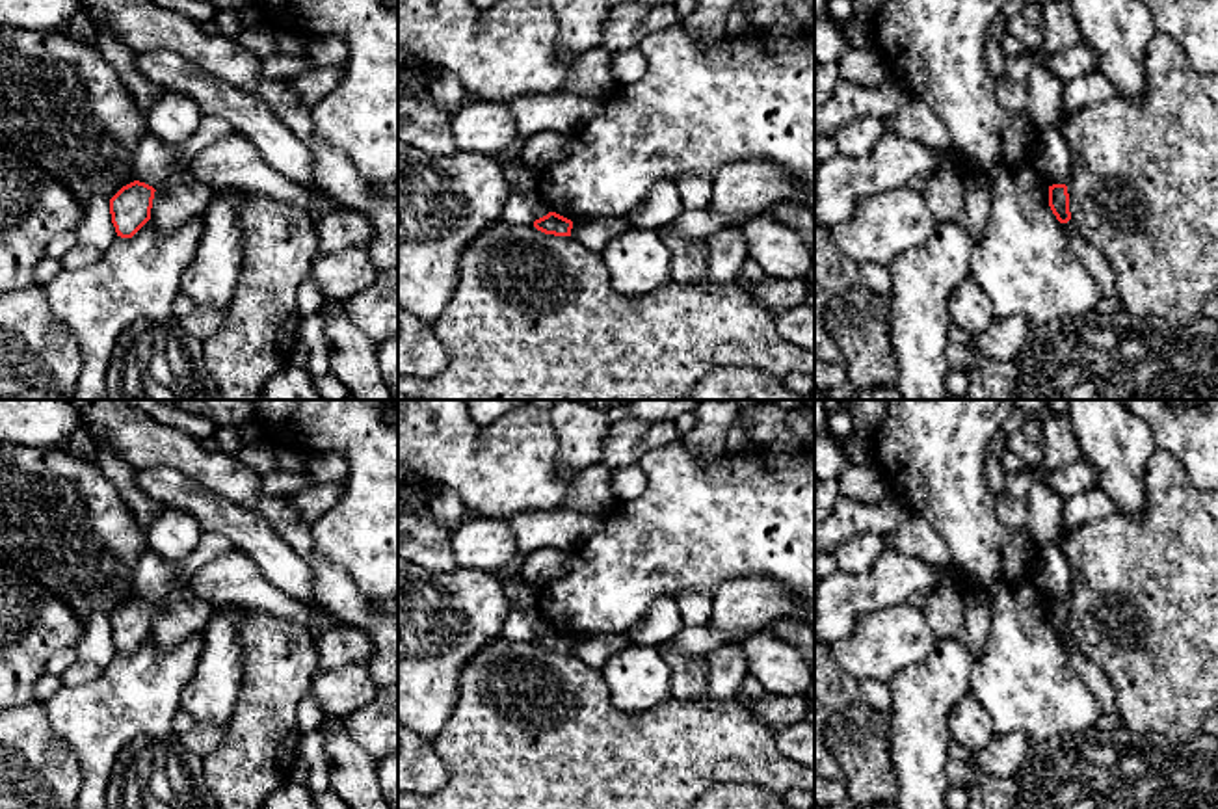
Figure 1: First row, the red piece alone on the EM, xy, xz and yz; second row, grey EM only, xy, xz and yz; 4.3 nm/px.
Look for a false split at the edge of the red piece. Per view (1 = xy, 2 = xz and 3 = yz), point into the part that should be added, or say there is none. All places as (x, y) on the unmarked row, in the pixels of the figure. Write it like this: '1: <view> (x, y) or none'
1: none
2: none
3: none

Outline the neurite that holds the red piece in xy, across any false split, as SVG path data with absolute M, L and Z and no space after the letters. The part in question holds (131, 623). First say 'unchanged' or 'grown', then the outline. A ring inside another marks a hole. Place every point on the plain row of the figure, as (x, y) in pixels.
unchanged | M134 597L110 616L117 653L132 655L151 636L154 608L152 603Z

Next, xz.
unchanged | M549 629L547 632L536 636L534 643L545 651L571 653L573 638L556 629Z

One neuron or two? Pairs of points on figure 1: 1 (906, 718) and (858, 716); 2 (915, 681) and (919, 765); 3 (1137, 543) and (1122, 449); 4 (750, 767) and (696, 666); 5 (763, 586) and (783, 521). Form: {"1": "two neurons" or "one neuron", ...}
{"1": "two neurons", "2": "one neuron", "3": "two neurons", "4": "two neurons", "5": "two neurons"}

